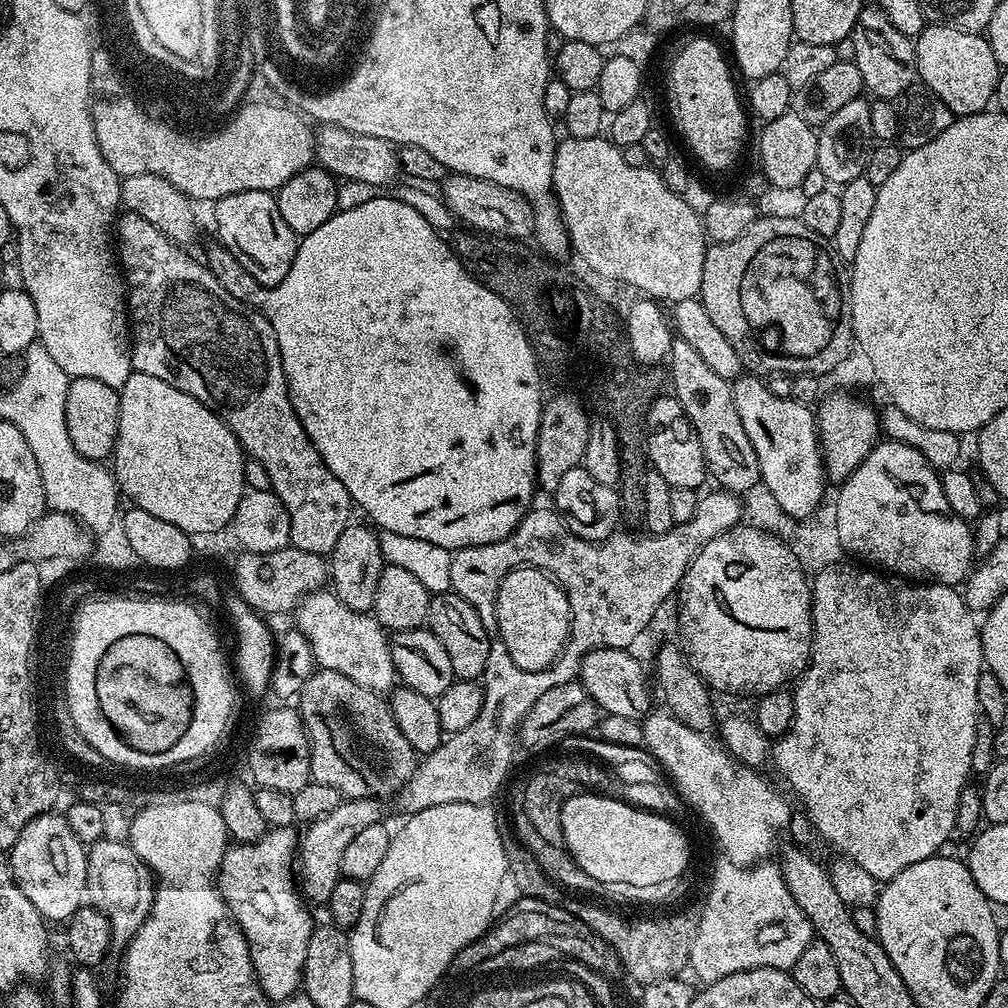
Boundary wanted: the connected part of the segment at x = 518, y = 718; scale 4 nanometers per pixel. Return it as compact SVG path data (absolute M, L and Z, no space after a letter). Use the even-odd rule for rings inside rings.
M723 490L707 492L701 495L694 518L685 524L673 524L666 534L637 534L635 531L620 530L600 543L583 540L564 523L564 517L551 507L533 507L524 515L512 535L502 538L498 542L490 542L486 546L470 546L457 548L452 552L450 562L451 591L457 592L474 610L478 610L478 618L482 618L482 626L486 626L486 634L490 638L490 658L486 662L486 670L482 677L484 685L484 701L478 718L466 726L466 730L453 732L434 751L427 753L417 763L414 774L406 786L398 794L400 808L404 814L430 810L430 806L442 806L450 802L470 802L471 804L486 804L495 801L499 794L508 771L512 768L512 755L518 752L518 733L520 723L526 714L550 686L562 686L573 683L579 677L580 663L584 655L596 648L631 649L632 643L645 631L649 631L654 610L662 606L664 600L669 599L679 589L686 570L692 560L700 553L706 542L710 542L720 532L737 527L743 519L743 501L735 494ZM530 564L535 568L549 573L553 580L564 589L569 600L571 612L571 635L564 644L564 650L548 668L541 672L519 669L514 664L506 646L499 634L498 618L495 604L498 598L499 586L511 571L521 565Z

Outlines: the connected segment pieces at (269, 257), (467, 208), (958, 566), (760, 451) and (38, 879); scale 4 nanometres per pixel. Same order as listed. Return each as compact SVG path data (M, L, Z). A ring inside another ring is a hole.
M246 190L223 196L221 200L215 201L214 208L219 243L230 250L234 258L238 258L246 274L257 280L260 287L270 289L280 284L296 257L298 238L282 219L276 196L262 190Z
M452 174L443 181L444 196L448 199L448 208L464 224L469 224L469 229L480 234L491 234L493 237L506 236L509 238L531 237L534 232L534 213L531 204L525 202L520 195L508 188L498 186L494 182L486 182L482 178Z
M881 439L858 466L858 470L854 470L854 474L850 474L839 485L834 521L845 553L849 557L857 556L860 559L857 561L865 565L875 566L909 582L963 585L974 567L973 525L950 510L946 494L942 494L940 477L941 473L932 468L914 446L903 444L902 441Z
M741 374L731 385L734 410L738 410L742 430L746 430L754 454L758 454L759 483L770 488L786 515L799 521L815 517L816 507L824 500L826 485L826 465L815 411L792 396L774 394L755 374Z
M55 811L43 812L41 816L35 816L32 821L18 834L14 846L7 853L8 865L16 879L16 885L34 902L34 906L40 911L45 921L60 920L66 922L75 912L85 907L86 904L86 874L88 873L88 848L77 838L74 830L70 830L67 815L56 816Z

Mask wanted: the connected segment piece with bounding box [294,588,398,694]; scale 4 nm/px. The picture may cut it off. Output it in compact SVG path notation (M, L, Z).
M326 588L304 596L297 605L295 616L298 620L297 631L300 631L311 642L311 650L319 669L330 669L336 673L345 674L352 682L357 682L358 685L381 694L387 693L395 687L398 677L393 662L391 643L385 629L377 623L374 616L350 610L334 592Z

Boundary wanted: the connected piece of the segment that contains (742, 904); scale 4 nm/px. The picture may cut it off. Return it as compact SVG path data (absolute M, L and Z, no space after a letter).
M761 862L751 866L723 863L710 876L715 881L713 896L704 917L704 925L700 929L695 952L690 953L688 959L691 971L696 971L700 982L711 982L735 972L749 972L751 968L792 969L794 962L798 962L802 955L802 950L806 950L806 946L813 943L814 933L806 914L802 914L790 890L786 890L779 863Z

